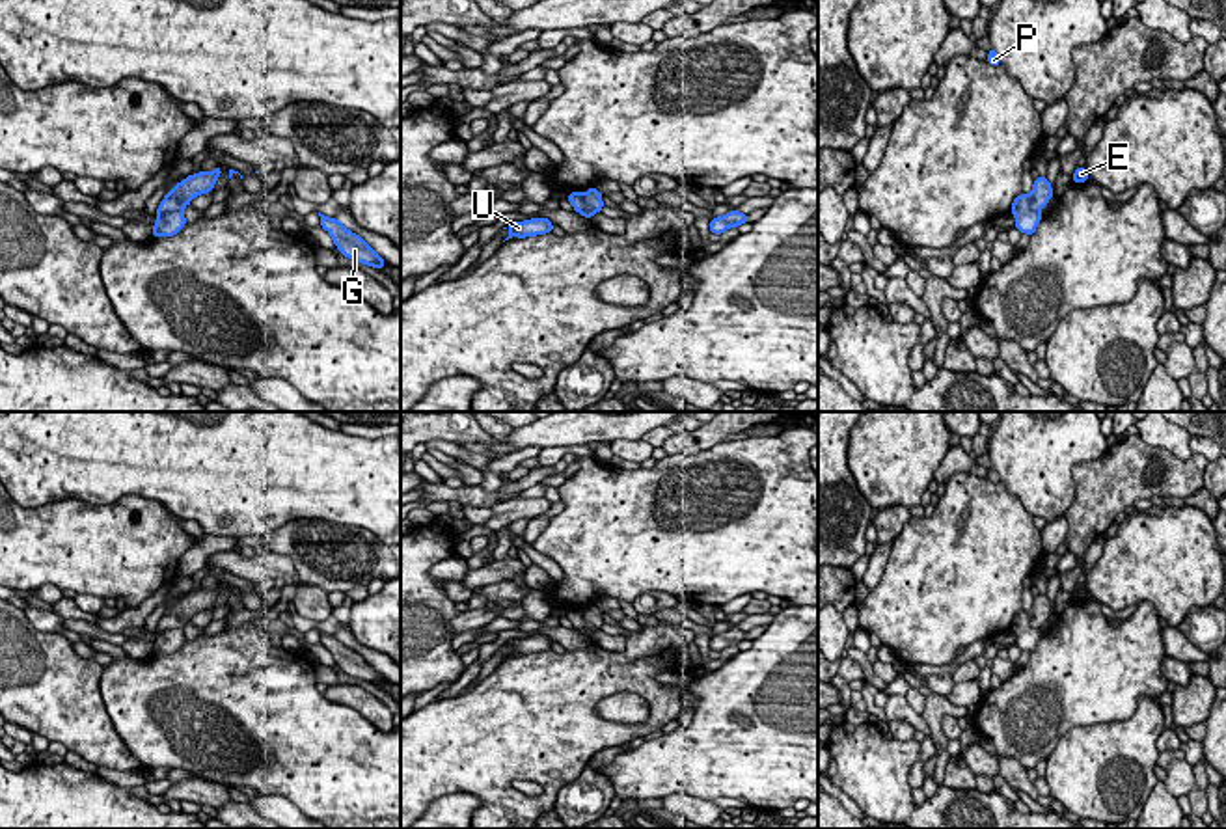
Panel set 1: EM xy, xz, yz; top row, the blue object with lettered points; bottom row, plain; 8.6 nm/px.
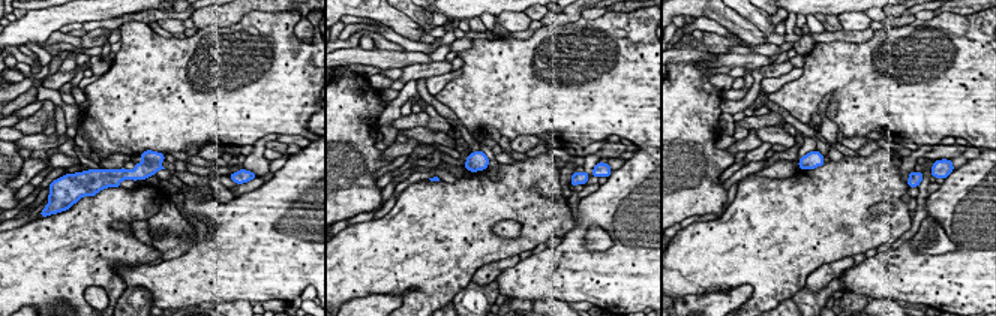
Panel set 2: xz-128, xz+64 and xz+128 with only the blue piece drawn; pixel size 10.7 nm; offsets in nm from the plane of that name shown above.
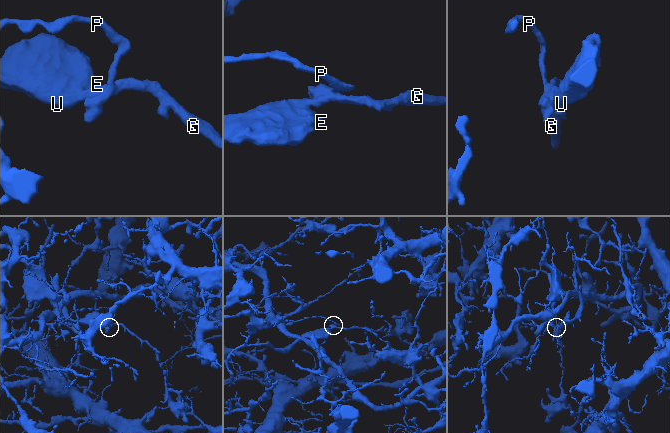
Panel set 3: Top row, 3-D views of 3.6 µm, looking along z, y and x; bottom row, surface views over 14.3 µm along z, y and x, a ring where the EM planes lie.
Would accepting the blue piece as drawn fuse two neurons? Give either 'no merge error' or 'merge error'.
merge error

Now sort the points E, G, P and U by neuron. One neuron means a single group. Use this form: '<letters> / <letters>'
E G U / P

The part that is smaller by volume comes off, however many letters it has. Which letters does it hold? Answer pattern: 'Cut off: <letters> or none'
Cut off: P

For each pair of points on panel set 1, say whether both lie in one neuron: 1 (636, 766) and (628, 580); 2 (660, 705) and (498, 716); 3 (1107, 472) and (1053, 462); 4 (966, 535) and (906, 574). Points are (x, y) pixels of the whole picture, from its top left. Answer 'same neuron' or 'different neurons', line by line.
1: different neurons
2: same neuron
3: different neurons
4: same neuron

